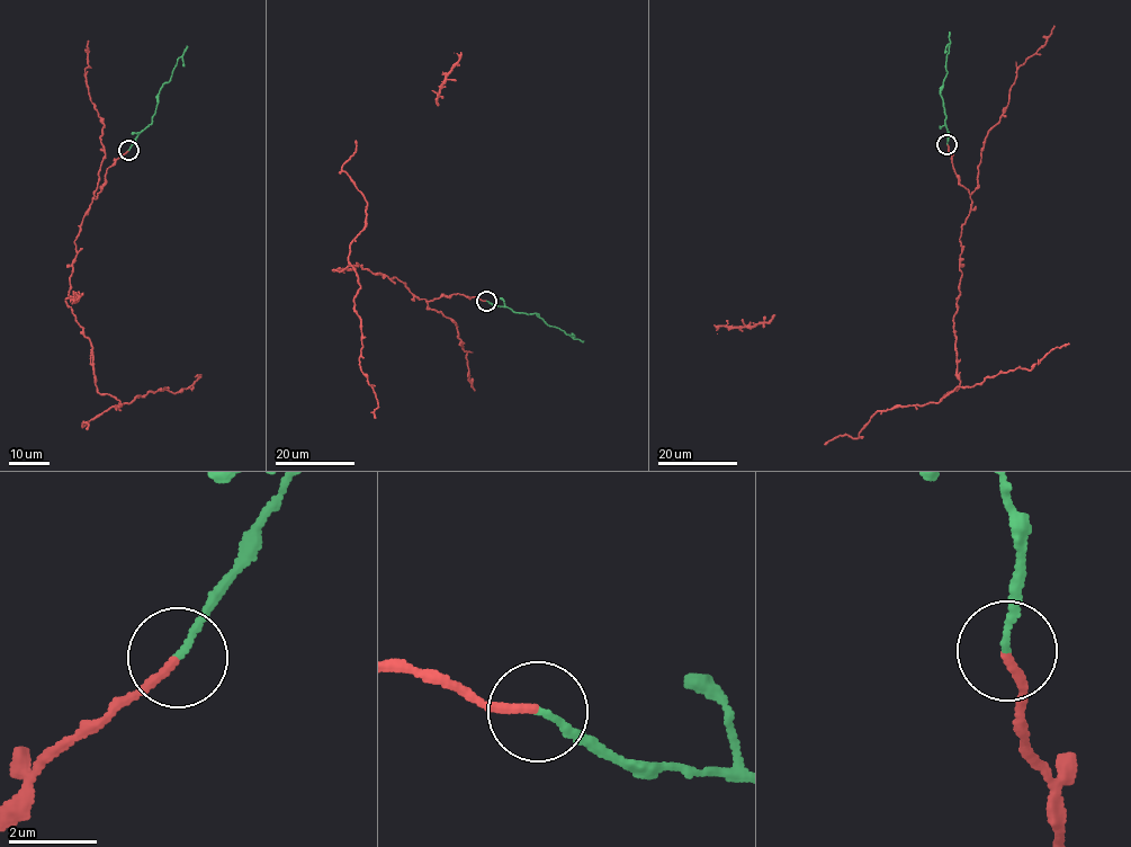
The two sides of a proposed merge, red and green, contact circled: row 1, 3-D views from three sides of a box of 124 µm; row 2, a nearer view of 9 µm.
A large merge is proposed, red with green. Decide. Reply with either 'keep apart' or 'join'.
join

